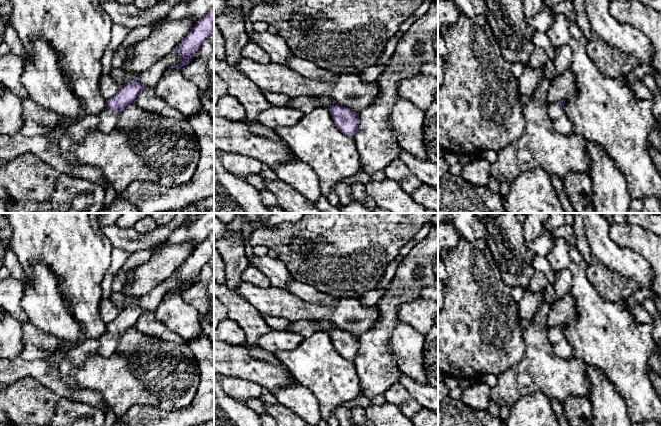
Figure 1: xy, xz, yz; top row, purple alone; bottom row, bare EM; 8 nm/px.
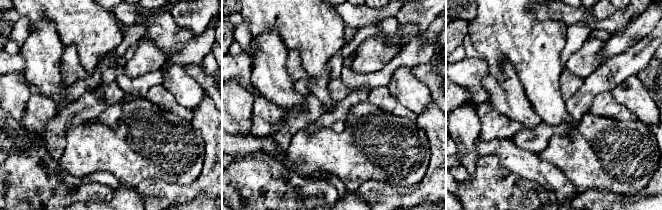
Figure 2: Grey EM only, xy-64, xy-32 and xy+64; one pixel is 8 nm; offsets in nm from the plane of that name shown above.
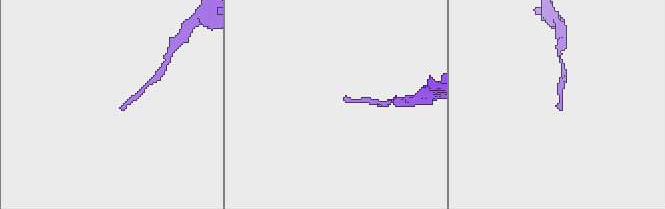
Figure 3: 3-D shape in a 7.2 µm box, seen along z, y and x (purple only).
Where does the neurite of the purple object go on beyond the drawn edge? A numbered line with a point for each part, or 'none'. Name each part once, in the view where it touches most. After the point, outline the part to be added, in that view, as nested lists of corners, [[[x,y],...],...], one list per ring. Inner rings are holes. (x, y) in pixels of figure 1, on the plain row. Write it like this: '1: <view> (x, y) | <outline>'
1: xy (106, 345) | [[[105,332],[98,339],[87,338],[81,344],[74,345],[65,355],[76,367],[81,367],[86,359],[97,353],[104,357],[114,354],[118,345],[118,337],[110,332]]]

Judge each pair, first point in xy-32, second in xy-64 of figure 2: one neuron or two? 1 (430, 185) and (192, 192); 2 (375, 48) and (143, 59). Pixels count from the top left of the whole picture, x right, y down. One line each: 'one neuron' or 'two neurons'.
1: one neuron
2: one neuron

